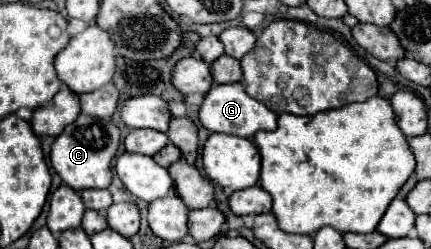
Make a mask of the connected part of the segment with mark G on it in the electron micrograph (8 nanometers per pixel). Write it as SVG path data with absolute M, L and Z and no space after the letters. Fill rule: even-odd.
M234 82L228 86L214 84L210 92L204 96L204 102L200 106L200 122L210 132L224 132L224 134L236 134L242 138L252 138L258 130L276 130L278 128L278 114L272 112L262 102L250 98L246 94L246 88L242 82Z

